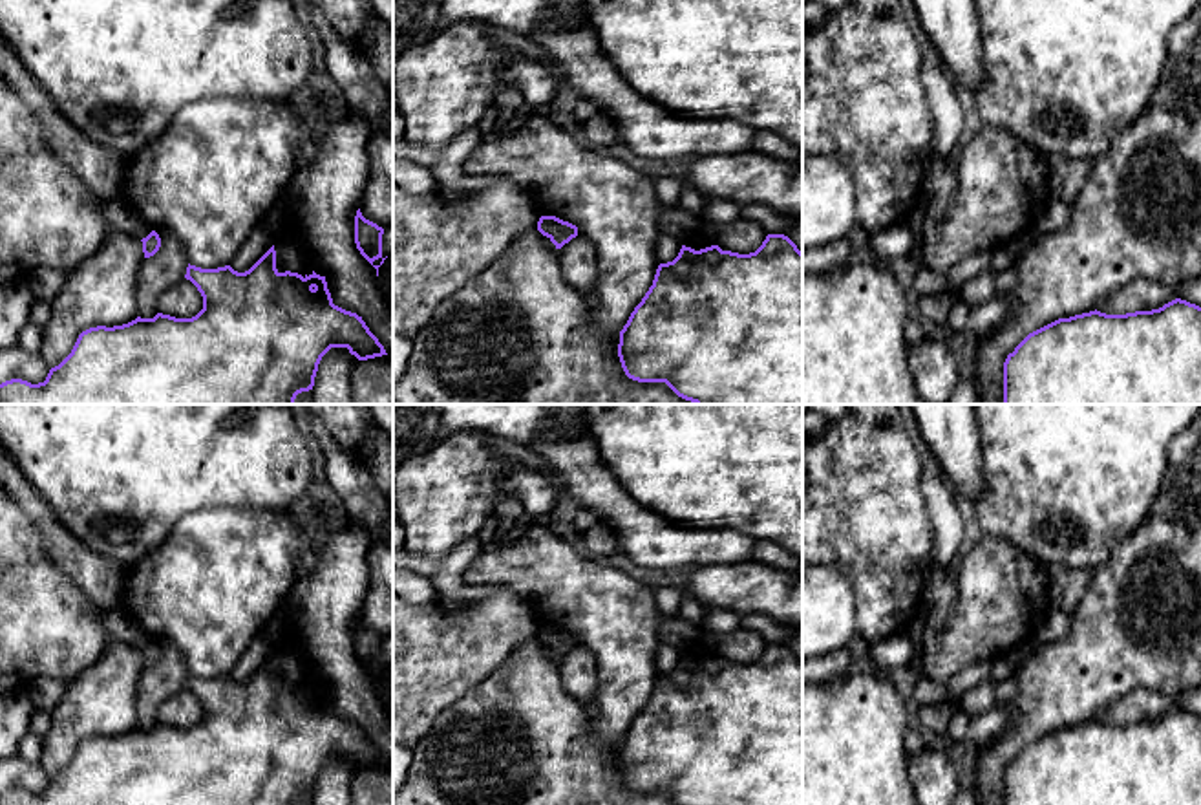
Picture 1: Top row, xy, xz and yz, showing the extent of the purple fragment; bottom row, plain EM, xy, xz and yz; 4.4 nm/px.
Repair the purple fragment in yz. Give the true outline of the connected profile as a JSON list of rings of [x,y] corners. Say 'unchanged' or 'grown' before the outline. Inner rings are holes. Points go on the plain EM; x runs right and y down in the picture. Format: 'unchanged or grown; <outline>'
unchanged; [[[1175,708],[1152,721],[1058,728],[1007,765],[1004,805],[1201,805],[1201,717]]]

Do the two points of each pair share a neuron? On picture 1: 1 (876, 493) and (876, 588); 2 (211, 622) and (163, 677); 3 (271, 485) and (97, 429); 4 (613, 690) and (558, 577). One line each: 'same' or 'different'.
1: same
2: different
3: same
4: same

